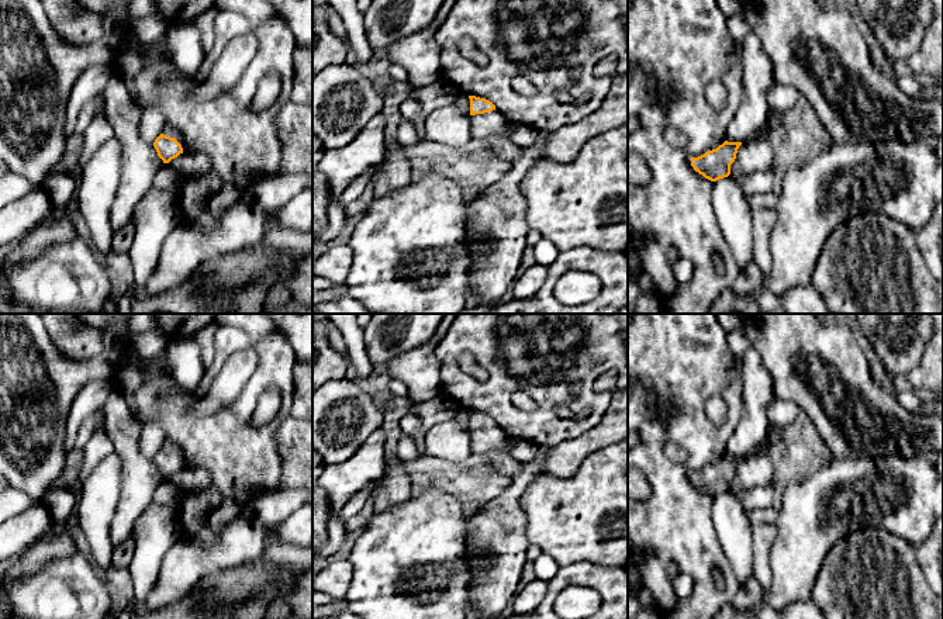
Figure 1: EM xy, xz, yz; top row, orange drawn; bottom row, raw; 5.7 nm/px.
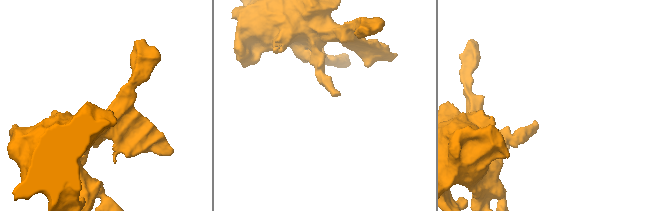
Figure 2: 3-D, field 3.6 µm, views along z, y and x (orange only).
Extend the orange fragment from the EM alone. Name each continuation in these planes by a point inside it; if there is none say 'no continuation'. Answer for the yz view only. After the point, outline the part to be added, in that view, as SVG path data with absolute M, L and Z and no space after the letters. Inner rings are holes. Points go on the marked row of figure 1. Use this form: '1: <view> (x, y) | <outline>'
no continuation

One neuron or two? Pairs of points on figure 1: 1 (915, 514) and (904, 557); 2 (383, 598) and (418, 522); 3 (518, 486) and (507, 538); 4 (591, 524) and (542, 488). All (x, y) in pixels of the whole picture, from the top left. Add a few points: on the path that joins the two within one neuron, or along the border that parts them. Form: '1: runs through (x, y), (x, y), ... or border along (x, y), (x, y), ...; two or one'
1: border along (893, 533), (908, 540), (915, 547); two
2: runs through (391, 580), (397, 566), (418, 545), (418, 540); one
3: runs through (511, 498), (507, 507), (507, 525); one
4: runs through (579, 512), (573, 512), (562, 501), (555, 501); one

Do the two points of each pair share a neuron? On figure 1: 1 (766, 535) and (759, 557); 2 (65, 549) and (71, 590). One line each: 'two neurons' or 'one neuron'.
1: one neuron
2: two neurons

